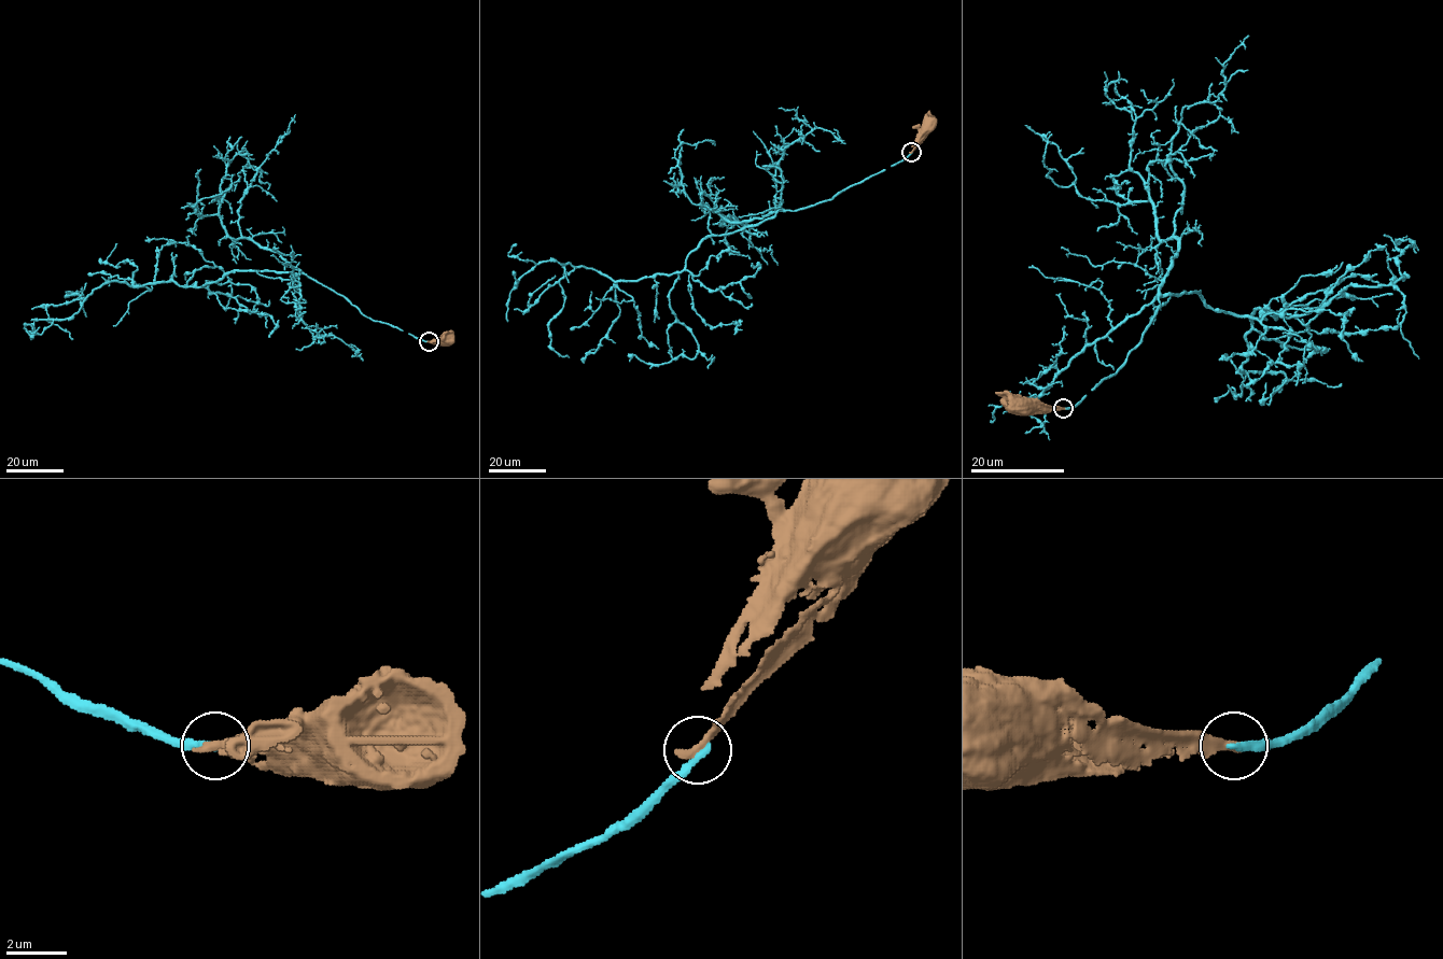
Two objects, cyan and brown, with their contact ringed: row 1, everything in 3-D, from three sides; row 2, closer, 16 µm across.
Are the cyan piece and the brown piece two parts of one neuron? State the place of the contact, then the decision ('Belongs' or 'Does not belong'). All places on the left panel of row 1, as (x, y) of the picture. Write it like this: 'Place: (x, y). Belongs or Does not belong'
Place: (429, 341). Does not belong

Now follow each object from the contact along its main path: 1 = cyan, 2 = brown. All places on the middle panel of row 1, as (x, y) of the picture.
1: (911, 152), (830, 199), (709, 235), (671, 274), (612, 281), (583, 266), (540, 262), (510, 292), (507, 321)
2: (911, 152), (928, 125)

